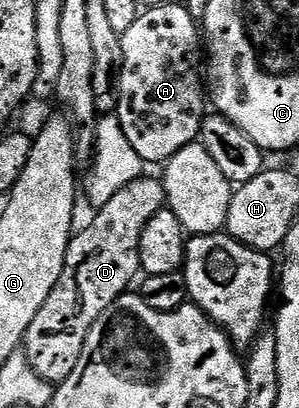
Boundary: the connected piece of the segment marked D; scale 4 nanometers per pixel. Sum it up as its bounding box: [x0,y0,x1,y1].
[22,175,167,383]

